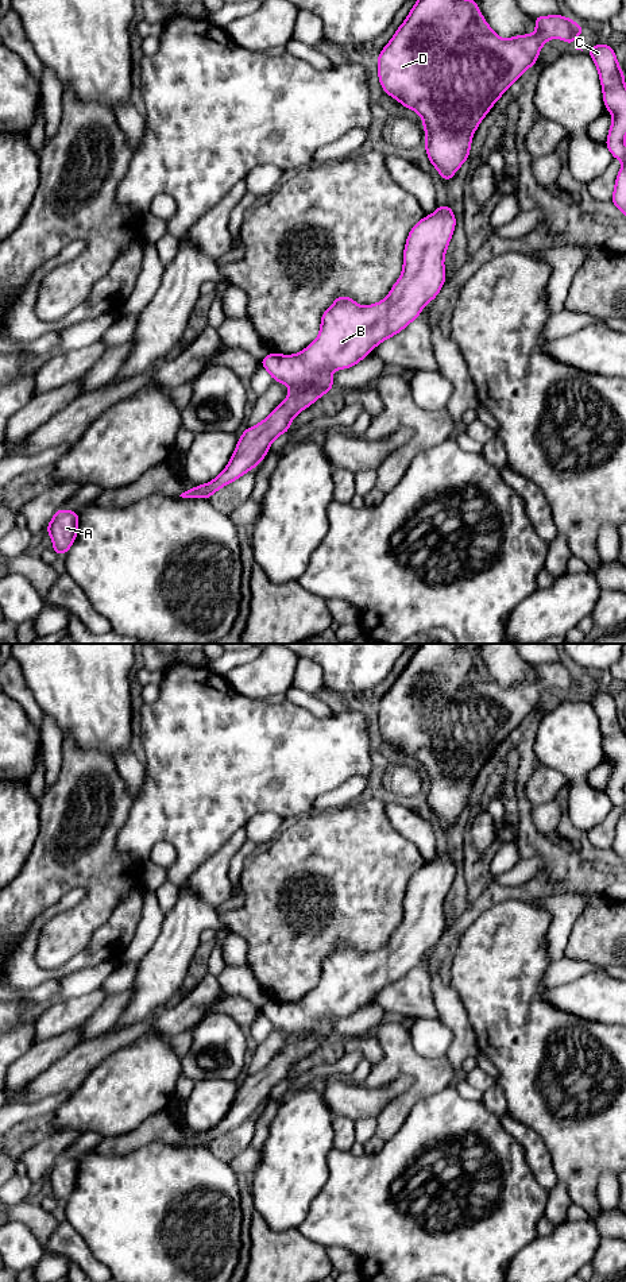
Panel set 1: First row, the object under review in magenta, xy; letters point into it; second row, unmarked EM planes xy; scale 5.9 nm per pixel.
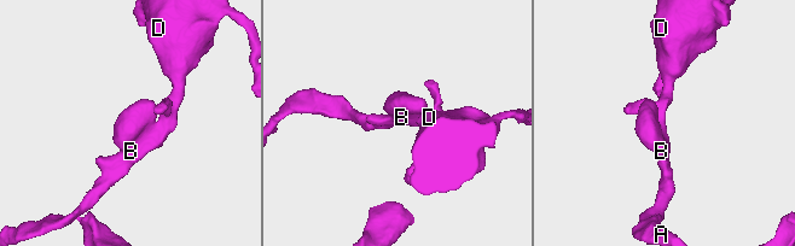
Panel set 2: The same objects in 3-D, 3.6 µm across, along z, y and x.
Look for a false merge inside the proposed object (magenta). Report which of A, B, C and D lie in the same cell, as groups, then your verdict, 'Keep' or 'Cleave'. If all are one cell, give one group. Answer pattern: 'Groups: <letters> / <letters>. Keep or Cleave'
Groups: A B C D. Keep

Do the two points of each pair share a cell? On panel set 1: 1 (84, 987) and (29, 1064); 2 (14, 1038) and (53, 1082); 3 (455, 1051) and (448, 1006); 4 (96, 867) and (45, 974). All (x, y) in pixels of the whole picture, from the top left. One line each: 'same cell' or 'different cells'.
1: different cells
2: different cells
3: same cell
4: different cells

